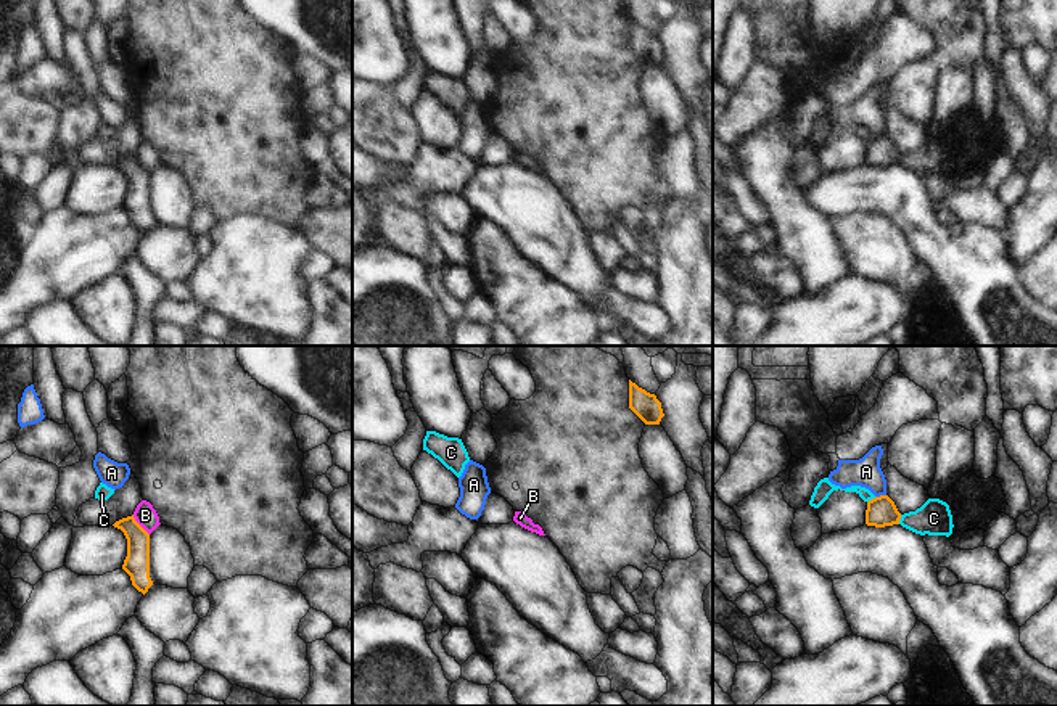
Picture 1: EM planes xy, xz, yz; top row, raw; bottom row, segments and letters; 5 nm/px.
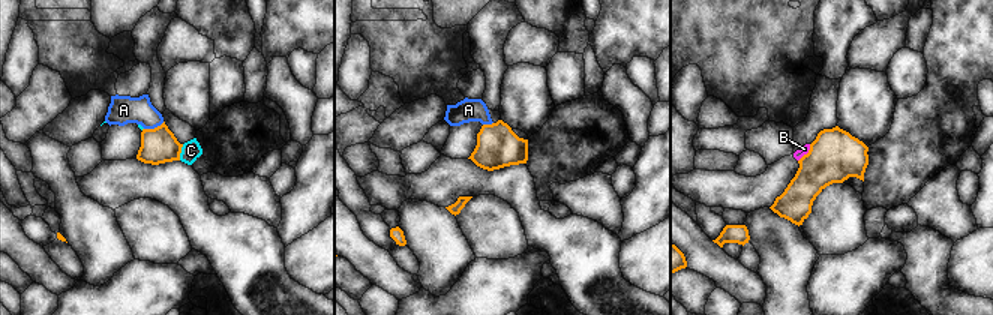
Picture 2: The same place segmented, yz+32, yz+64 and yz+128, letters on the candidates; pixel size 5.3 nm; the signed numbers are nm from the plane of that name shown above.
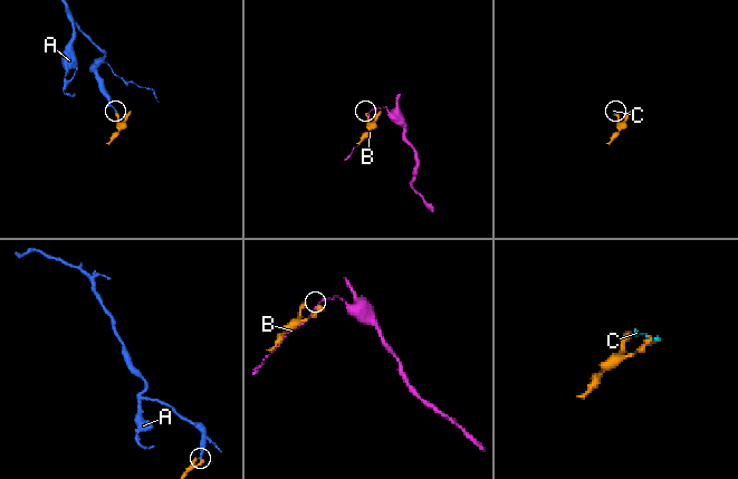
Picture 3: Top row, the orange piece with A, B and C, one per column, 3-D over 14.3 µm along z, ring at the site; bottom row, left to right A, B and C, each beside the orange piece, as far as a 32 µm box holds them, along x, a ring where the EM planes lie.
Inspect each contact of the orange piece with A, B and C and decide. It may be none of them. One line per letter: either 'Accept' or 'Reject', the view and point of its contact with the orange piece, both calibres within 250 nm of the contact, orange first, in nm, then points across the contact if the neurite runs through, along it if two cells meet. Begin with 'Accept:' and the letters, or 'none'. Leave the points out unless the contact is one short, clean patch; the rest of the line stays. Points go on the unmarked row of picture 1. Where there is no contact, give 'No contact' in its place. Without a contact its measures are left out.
Accept: none
A: Reject. Touches orange at yz (880, 135). Thickness 150 nm (orange) against 150 nm. Boundary: yz (885, 134), (876, 137)
B: Reject. Touches orange at xy (139, 164). Thickness 130 nm (orange) against 110 nm
C: Reject. Touches orange at yz (900, 158). Thickness 150 nm (orange) against 170 nm. Boundary: yz (901, 155), (898, 163)

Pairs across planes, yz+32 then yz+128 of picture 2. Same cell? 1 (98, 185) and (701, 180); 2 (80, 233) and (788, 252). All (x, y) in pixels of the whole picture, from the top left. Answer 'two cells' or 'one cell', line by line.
1: one cell
2: one cell

